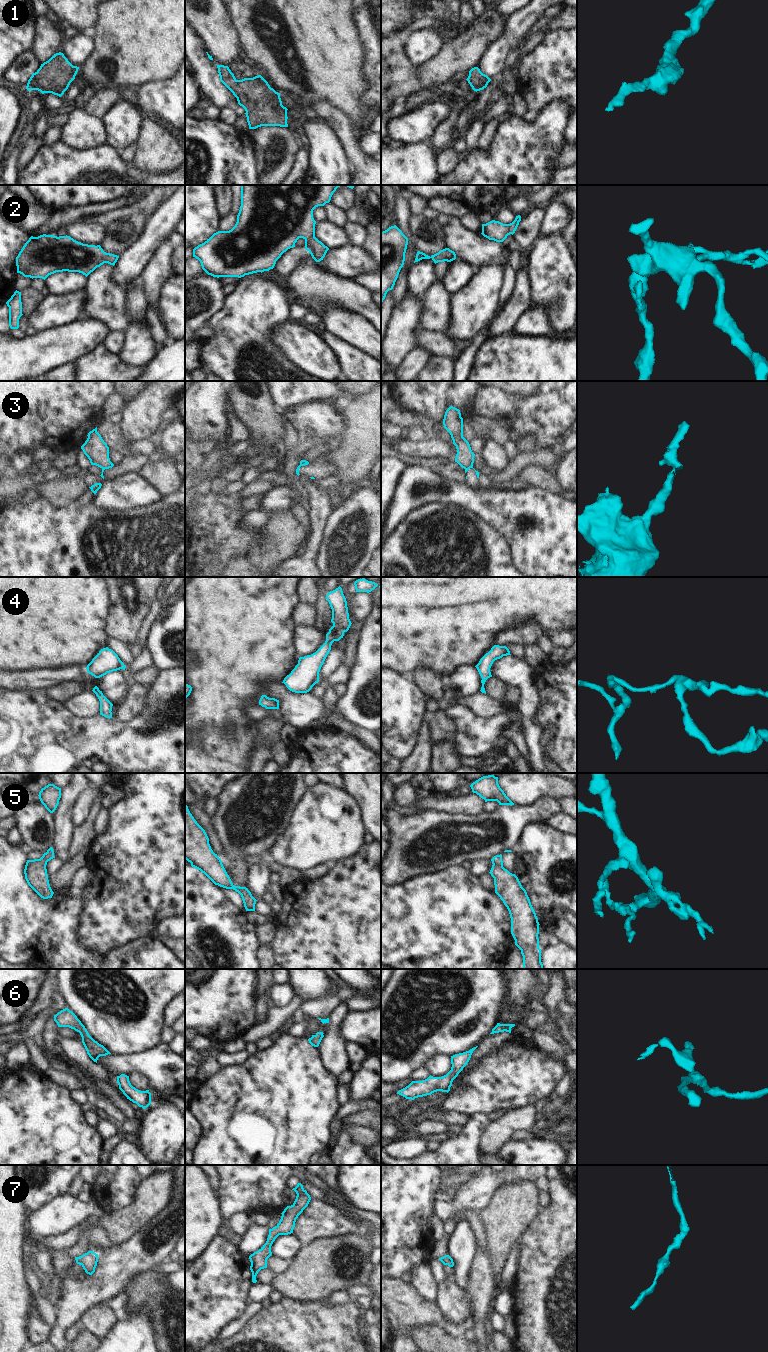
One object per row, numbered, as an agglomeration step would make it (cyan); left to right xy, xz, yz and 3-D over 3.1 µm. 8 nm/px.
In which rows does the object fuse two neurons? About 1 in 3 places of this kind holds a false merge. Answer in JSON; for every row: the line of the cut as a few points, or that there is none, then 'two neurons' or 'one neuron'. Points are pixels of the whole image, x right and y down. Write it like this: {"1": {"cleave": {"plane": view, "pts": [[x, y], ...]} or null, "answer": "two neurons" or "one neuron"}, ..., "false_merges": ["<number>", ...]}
{"1": {"cleave": null, "answer": "one neuron"}, "2": {"cleave": null, "answer": "one neuron"}, "3": {"cleave": {"plane": "yz", "pts": [[469, 467], [465, 469]]}, "answer": "two neurons"}, "4": {"cleave": null, "answer": "one neuron"}, "5": {"cleave": null, "answer": "one neuron"}, "6": {"cleave": null, "answer": "one neuron"}, "7": {"cleave": null, "answer": "one neuron"}, "false_merges": ["3"]}

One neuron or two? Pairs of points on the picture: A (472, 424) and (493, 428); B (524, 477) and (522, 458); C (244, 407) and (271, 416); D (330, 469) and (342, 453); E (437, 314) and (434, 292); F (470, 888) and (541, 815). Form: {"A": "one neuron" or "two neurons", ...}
{"A": "one neuron", "B": "two neurons", "C": "one neuron", "D": "two neurons", "E": "one neuron", "F": "two neurons"}

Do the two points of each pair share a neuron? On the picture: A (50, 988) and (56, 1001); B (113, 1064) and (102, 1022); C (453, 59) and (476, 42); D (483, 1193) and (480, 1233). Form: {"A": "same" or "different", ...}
{"A": "different", "B": "different", "C": "same", "D": "different"}

